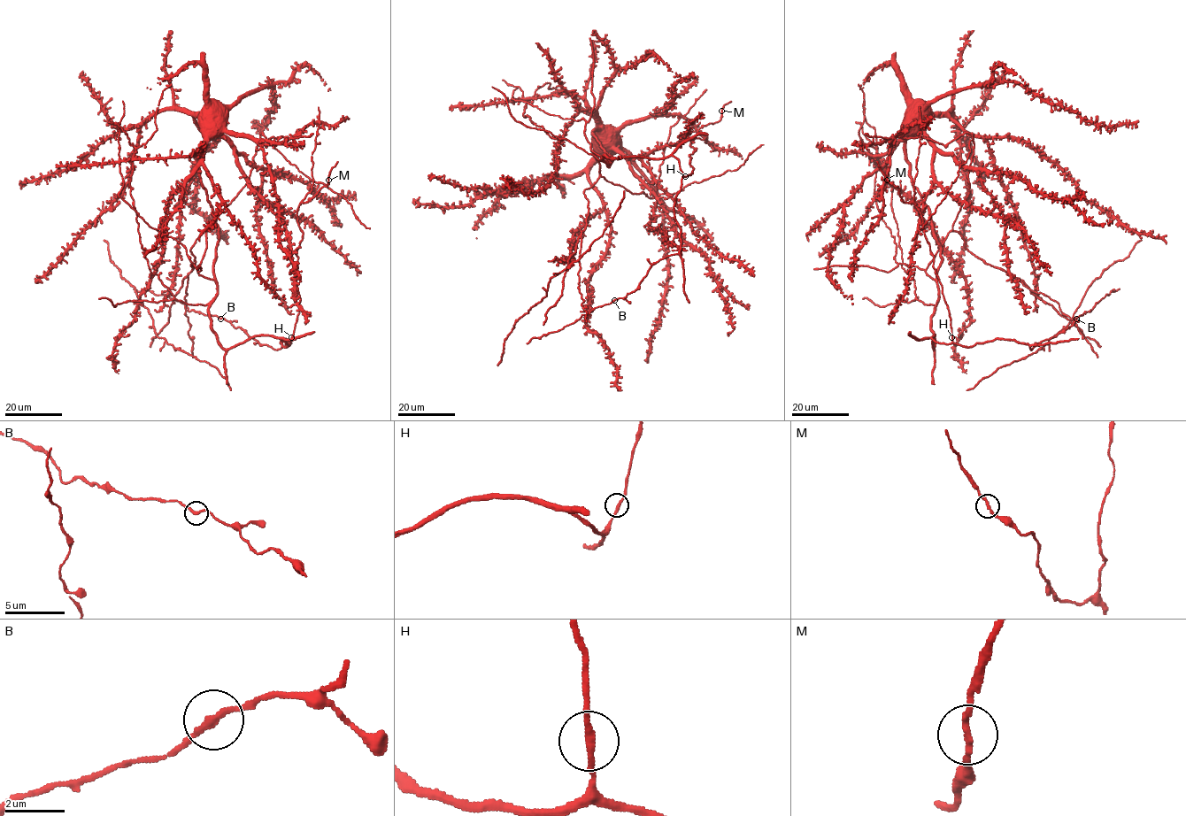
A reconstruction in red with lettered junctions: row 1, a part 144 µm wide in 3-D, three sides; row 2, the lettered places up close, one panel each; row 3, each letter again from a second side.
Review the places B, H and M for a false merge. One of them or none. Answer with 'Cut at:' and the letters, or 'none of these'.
Cut at: none of these

